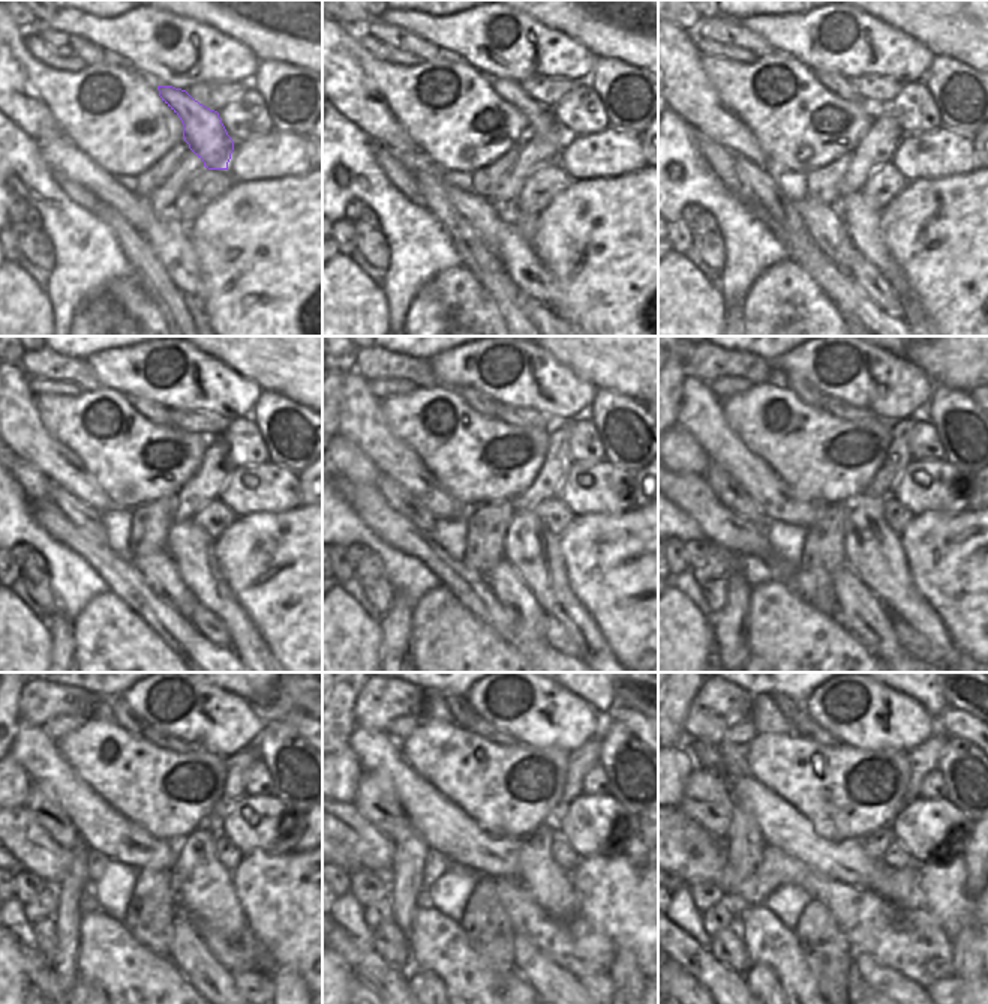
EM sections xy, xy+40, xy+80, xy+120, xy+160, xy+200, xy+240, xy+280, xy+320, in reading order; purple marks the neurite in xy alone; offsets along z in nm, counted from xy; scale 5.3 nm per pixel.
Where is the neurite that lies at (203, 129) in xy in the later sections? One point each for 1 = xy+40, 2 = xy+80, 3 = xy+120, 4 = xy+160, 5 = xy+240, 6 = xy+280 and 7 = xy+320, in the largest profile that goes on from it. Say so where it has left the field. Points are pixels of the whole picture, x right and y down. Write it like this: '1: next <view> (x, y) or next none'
1: next xy+40 (540, 119)
2: next xy+80 (840, 86)
3: next xy+120 (150, 410)
4: next xy+160 (474, 398)
5: next xy+240 (123, 716)
6: next xy+280 (462, 715)
7: next xy+320 (784, 703)

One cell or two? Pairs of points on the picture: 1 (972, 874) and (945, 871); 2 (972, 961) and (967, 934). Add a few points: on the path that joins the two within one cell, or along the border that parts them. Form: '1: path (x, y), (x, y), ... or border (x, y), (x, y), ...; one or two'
1: border (960, 853), (964, 862), (964, 890), (972, 898); two
2: path (967, 955), (967, 940); one

